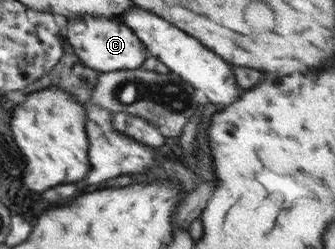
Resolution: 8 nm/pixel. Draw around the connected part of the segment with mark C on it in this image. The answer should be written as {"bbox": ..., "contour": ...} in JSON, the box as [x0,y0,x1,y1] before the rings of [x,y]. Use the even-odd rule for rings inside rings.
{"bbox":[67,17,151,73],"contour":[[[81,17],[79,21],[69,21],[67,25],[69,45],[75,49],[74,53],[83,61],[83,64],[103,73],[142,69],[148,57],[151,56],[150,52],[134,30],[127,27],[127,24],[123,25],[121,21],[121,19],[109,21],[109,19],[95,19],[95,17]]]}

